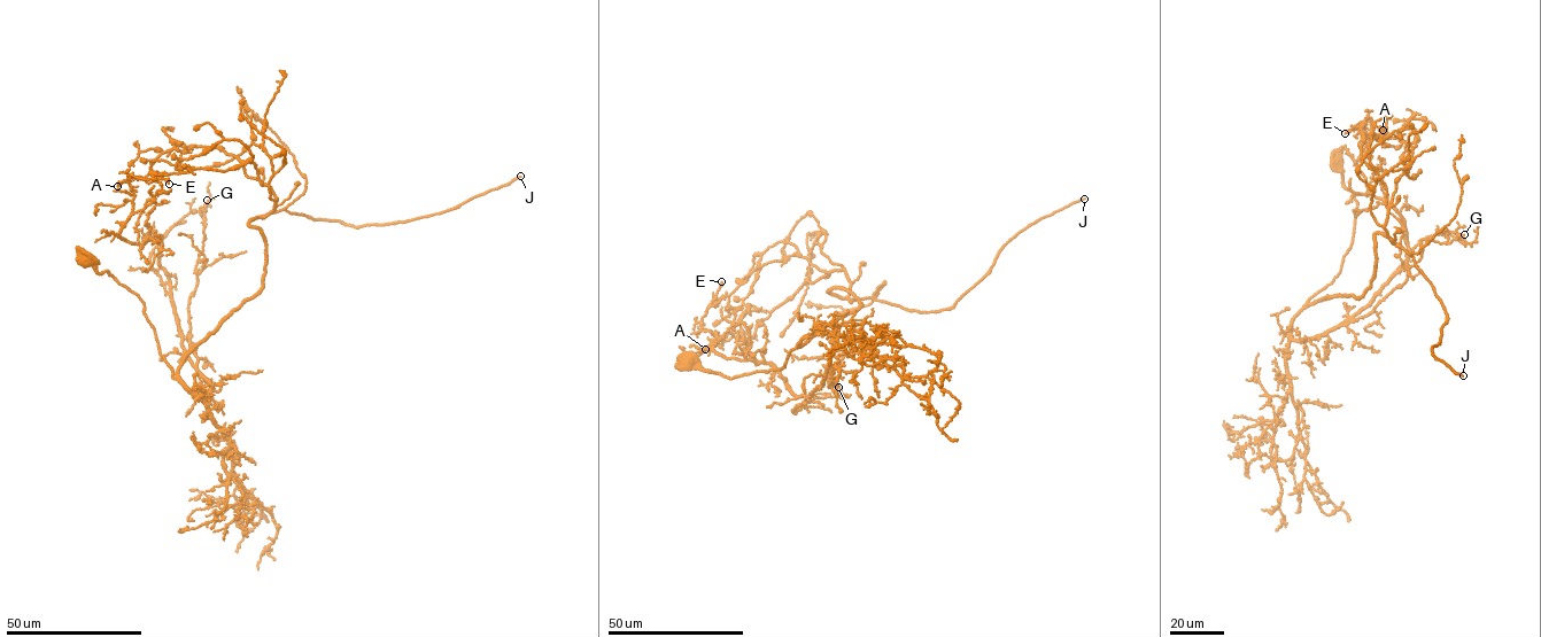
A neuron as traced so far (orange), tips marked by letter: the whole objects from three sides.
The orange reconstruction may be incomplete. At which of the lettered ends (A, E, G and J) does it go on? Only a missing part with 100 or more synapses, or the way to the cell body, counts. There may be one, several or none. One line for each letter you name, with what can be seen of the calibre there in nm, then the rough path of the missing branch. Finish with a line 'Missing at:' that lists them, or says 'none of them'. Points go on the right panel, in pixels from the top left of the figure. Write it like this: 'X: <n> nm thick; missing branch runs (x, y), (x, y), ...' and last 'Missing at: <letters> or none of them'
J: 240 nm thick
Missing at: J

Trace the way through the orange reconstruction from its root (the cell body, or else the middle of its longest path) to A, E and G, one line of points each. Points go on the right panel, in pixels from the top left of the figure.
A: (1337, 163), (1352, 246), (1302, 310), (1363, 295), (1376, 233), (1394, 243), (1412, 147), (1383, 130)
E: (1337, 163), (1352, 246), (1292, 340), (1352, 319), (1406, 259), (1404, 219), (1356, 165), (1371, 121), (1345, 133)
G: (1337, 163), (1357, 207), (1352, 246), (1295, 316), (1292, 340), (1364, 317), (1407, 279), (1422, 240), (1464, 234)

